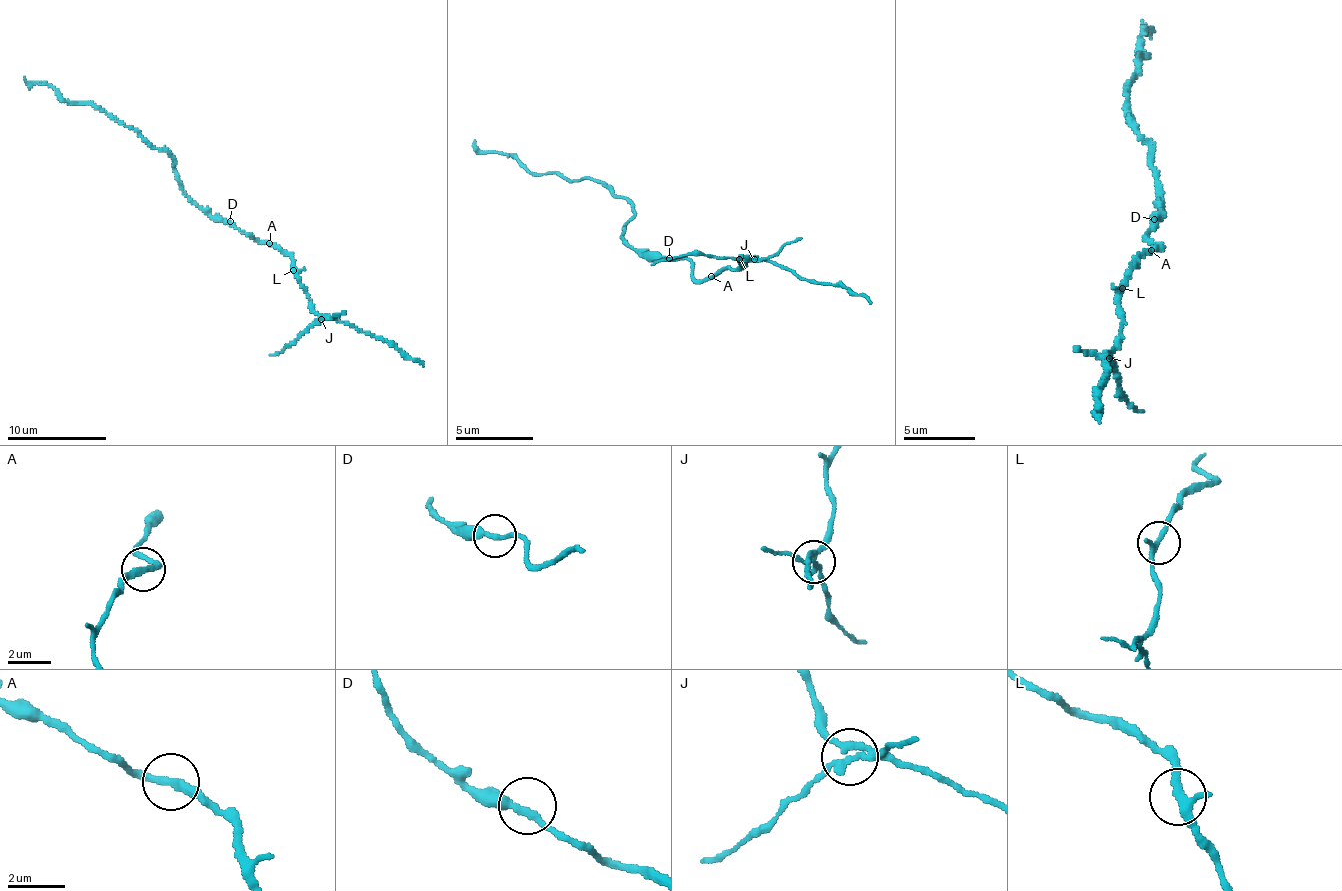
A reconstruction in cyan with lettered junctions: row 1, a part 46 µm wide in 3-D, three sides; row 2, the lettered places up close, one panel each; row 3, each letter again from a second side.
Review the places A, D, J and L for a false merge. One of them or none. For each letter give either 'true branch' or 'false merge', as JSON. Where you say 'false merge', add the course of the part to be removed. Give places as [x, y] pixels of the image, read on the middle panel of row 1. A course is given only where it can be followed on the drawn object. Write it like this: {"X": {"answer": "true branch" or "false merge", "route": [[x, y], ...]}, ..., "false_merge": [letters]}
{"A": {"answer": "true branch"}, "D": {"answer": "true branch"}, "J": {"answer": "false merge", "route": [[754, 260], [676, 256], [651, 264]]}, "L": {"answer": "true branch"}, "false_merge": ["J"]}

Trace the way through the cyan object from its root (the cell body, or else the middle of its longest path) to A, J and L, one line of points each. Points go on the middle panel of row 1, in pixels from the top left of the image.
A: (664, 258), (685, 258), (698, 280), (709, 280), (711, 276)
J: (664, 258), (685, 258), (696, 280), (739, 267), (738, 259), (741, 266), (754, 260)
L: (664, 258), (685, 258), (696, 280), (711, 280), (726, 268), (739, 267), (739, 259)

